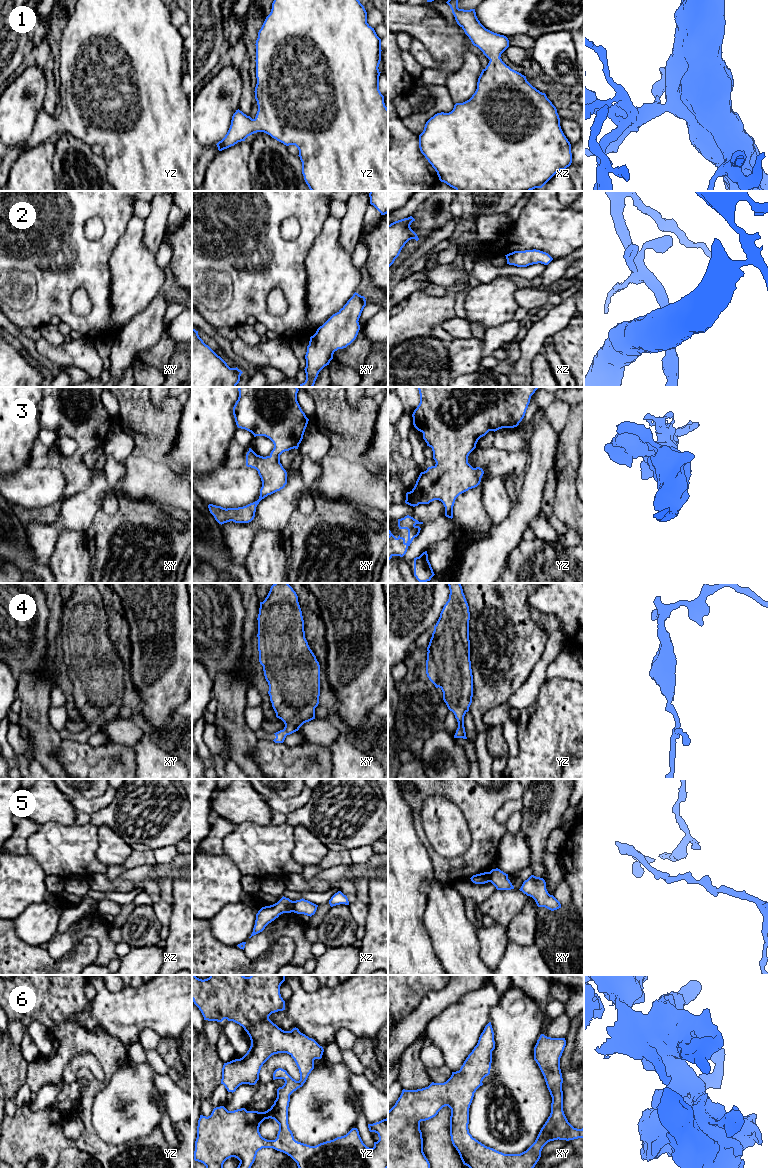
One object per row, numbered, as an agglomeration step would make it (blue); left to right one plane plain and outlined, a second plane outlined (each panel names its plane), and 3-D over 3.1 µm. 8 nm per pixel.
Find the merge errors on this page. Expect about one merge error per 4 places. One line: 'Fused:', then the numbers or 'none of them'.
Fused: 5

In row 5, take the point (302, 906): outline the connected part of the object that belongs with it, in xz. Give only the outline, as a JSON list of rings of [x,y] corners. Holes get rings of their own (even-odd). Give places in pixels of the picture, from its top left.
[[[302,898],[293,902],[292,912],[297,914],[304,914],[311,917],[315,914],[317,907],[318,905]]]

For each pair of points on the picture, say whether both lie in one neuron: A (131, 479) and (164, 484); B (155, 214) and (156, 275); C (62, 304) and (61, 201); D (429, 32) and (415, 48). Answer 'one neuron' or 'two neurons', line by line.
A: one neuron
B: two neurons
C: one neuron
D: two neurons

